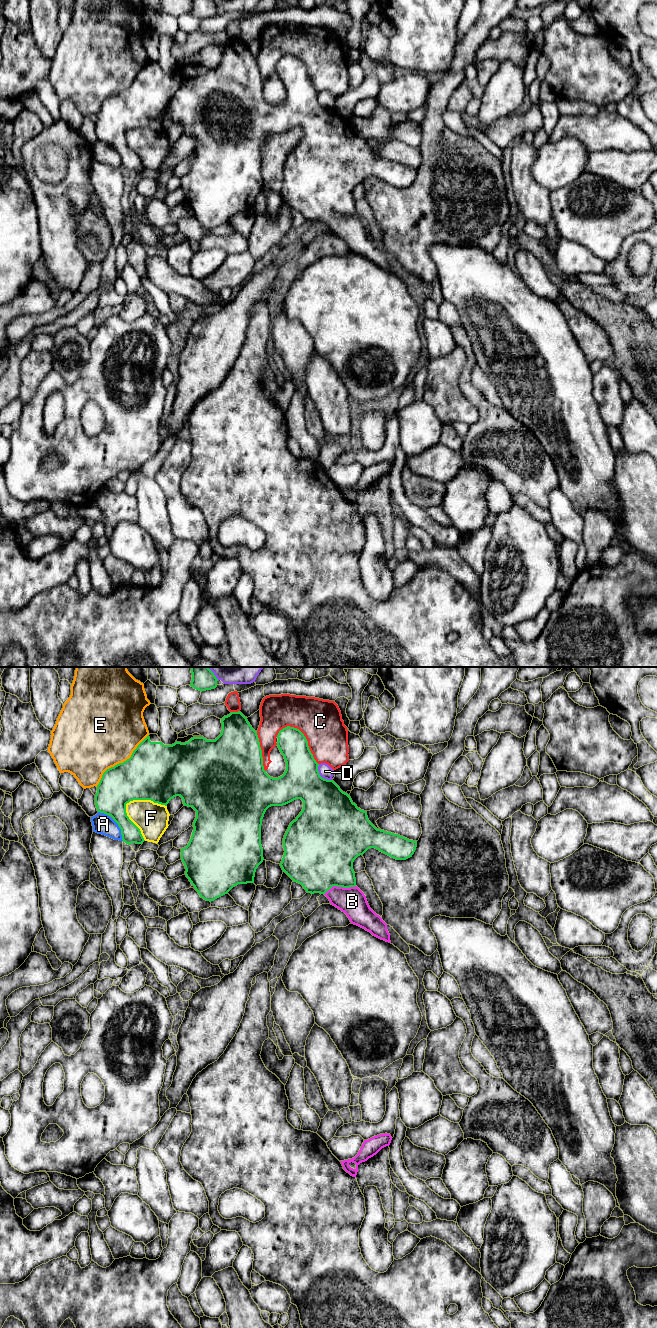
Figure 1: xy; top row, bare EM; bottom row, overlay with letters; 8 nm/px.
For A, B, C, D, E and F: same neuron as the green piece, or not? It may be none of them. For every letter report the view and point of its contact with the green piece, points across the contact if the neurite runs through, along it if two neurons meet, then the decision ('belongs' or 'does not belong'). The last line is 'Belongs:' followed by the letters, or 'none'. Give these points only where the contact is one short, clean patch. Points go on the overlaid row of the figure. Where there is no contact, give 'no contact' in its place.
A: contact xy (121, 830); border xy (112, 819), (120, 829), (123, 840); does not belong
B: contact xy (339, 886); way xy (324, 859), (339, 886), (352, 901); belongs
C: contact xy (305, 737); does not belong
D: contact xy (320, 776); does not belong
E: contact xy (121, 763); does not belong
F: contact xy (129, 819); does not belong
Belongs: B

